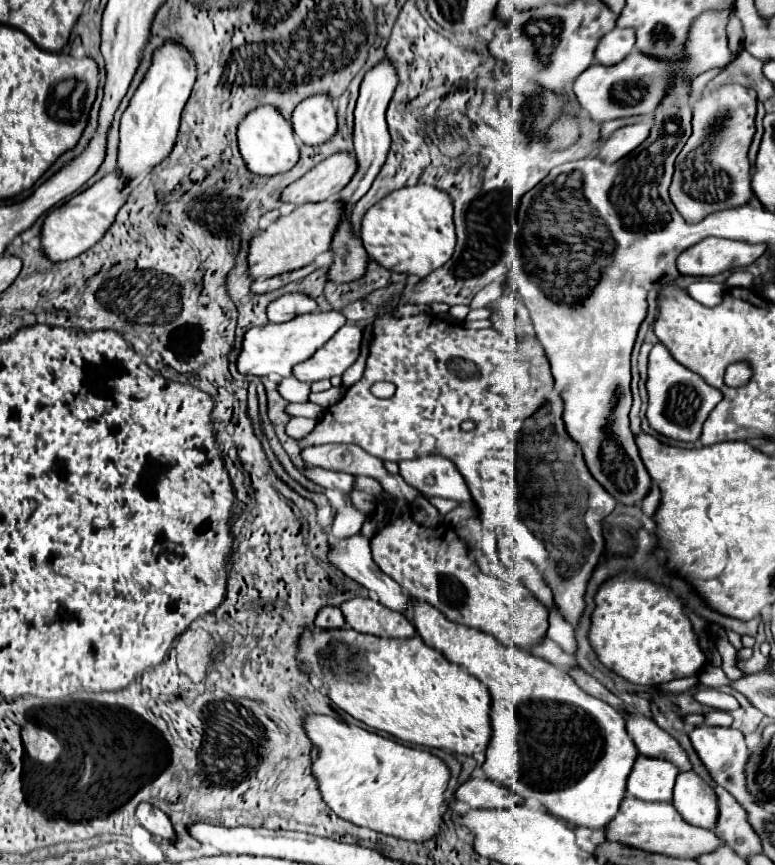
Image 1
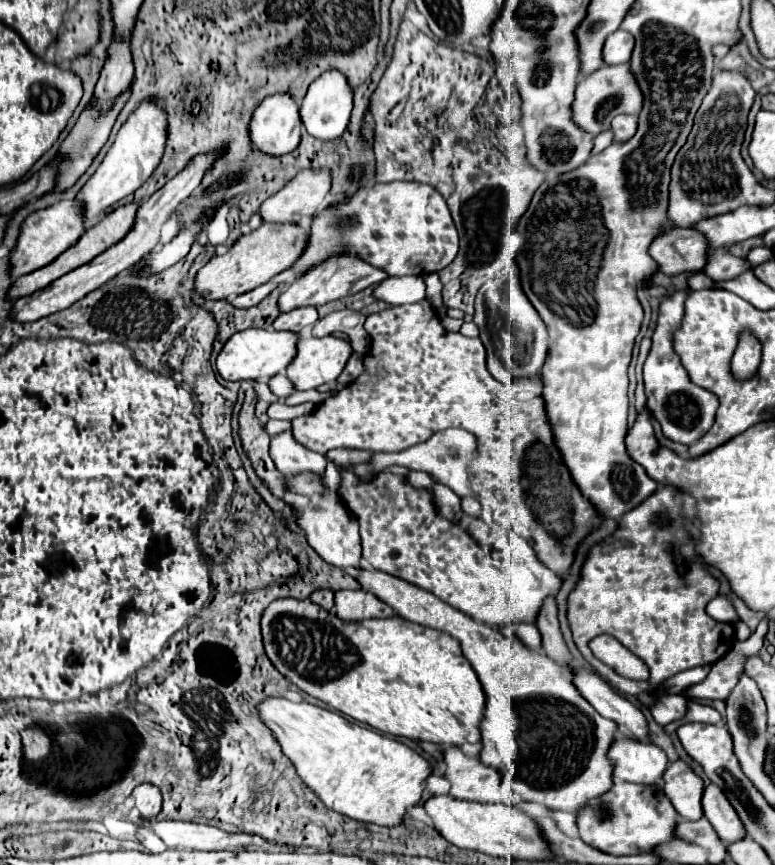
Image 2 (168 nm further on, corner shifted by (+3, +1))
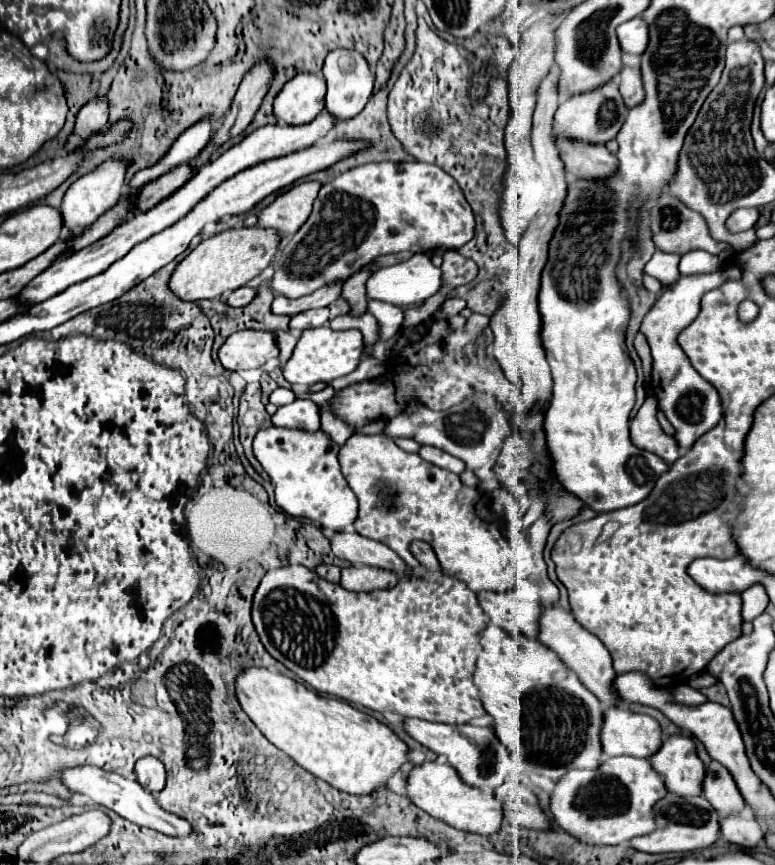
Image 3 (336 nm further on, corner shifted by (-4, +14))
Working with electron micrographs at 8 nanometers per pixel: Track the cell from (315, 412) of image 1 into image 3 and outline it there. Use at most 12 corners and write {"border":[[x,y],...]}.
{"border":[[283,387],[271,393],[269,401],[277,407],[297,399],[291,389]]}

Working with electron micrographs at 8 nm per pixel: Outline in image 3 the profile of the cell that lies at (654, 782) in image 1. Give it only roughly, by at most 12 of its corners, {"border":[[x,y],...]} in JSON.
{"border":[[607,707],[607,757],[649,759],[663,735],[653,717]]}

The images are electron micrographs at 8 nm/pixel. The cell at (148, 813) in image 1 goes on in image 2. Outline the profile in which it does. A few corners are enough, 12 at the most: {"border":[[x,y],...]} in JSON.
{"border":[[154,784],[134,788],[142,818],[156,818],[162,794]]}

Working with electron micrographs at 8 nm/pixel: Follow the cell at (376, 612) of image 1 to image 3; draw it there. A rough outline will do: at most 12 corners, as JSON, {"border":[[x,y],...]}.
{"border":[[347,567],[341,587],[355,593],[393,589],[395,573],[375,567]]}

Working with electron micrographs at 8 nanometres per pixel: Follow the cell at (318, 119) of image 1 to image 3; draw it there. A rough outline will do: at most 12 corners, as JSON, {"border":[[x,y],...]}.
{"border":[[357,51],[323,65],[325,111],[347,121],[363,111],[373,75]]}

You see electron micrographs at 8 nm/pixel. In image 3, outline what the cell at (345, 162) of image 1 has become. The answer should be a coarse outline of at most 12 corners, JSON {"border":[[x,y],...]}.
{"border":[[319,181],[295,183],[259,213],[291,237],[307,221]]}

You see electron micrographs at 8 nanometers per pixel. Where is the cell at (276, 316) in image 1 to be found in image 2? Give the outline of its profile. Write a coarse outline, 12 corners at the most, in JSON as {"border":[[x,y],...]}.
{"border":[[312,306],[296,308],[274,320],[274,330],[300,332],[318,320]]}

